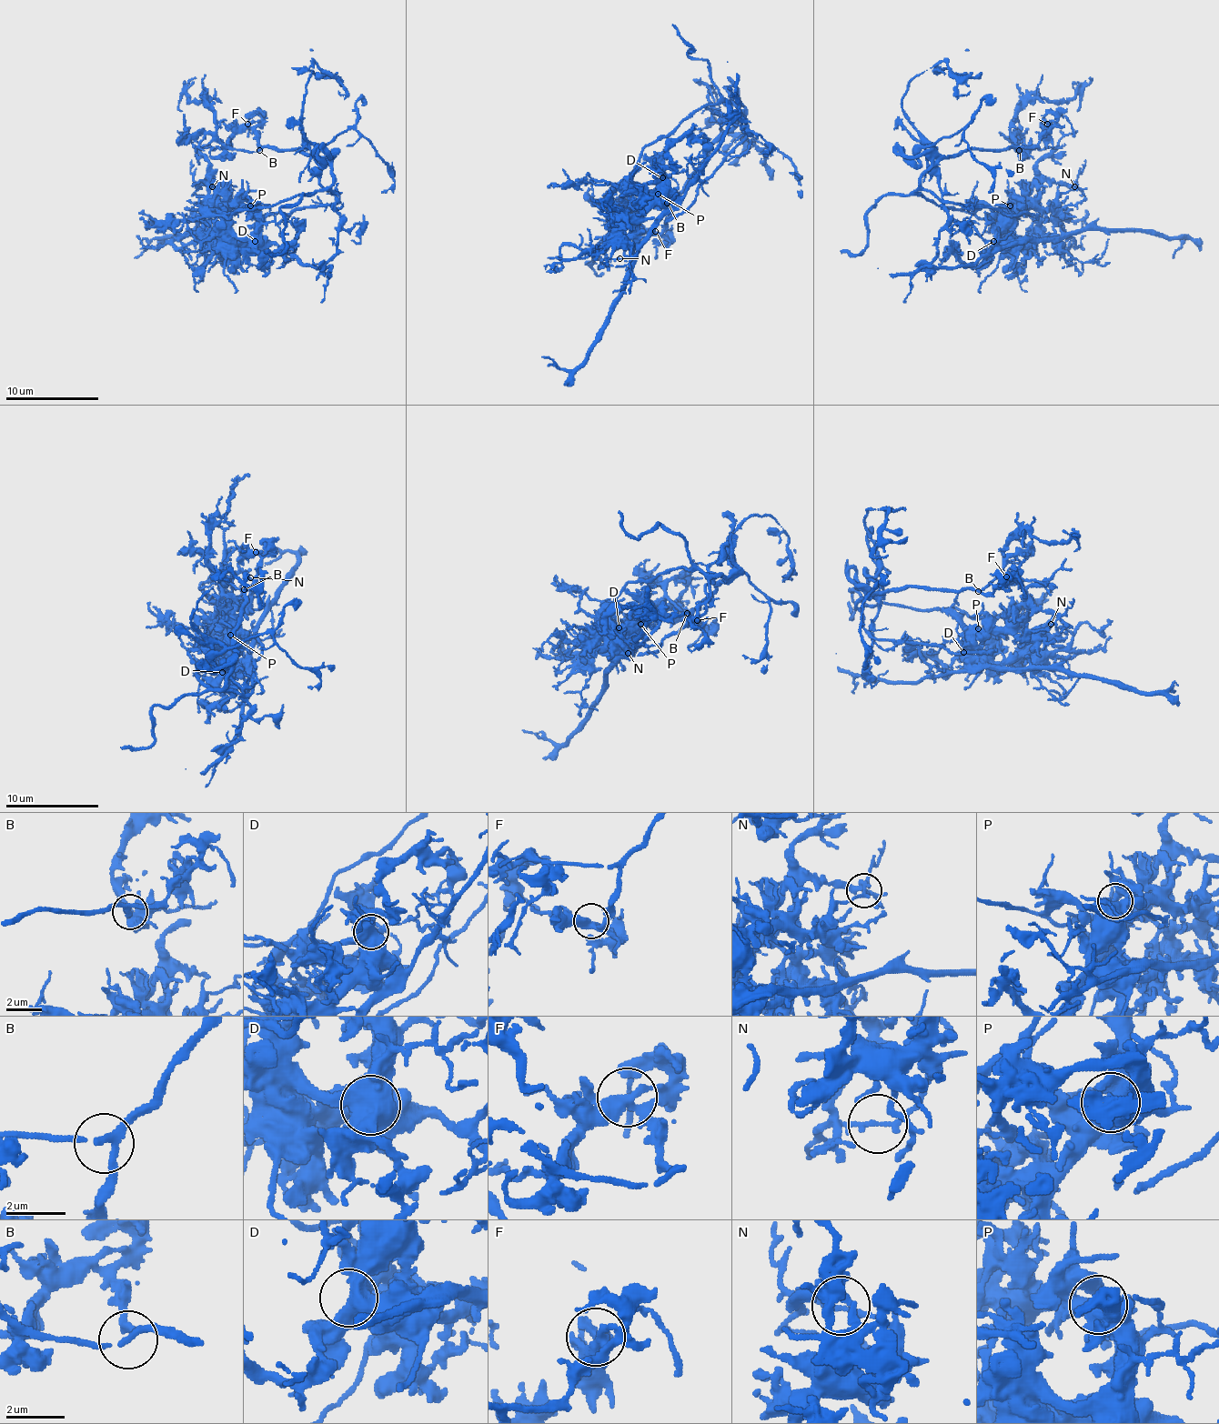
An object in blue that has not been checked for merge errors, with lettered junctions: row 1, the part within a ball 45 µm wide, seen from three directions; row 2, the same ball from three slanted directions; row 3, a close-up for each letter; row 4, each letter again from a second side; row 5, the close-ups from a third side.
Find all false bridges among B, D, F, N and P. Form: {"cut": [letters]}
{"cut": ["N"]}

